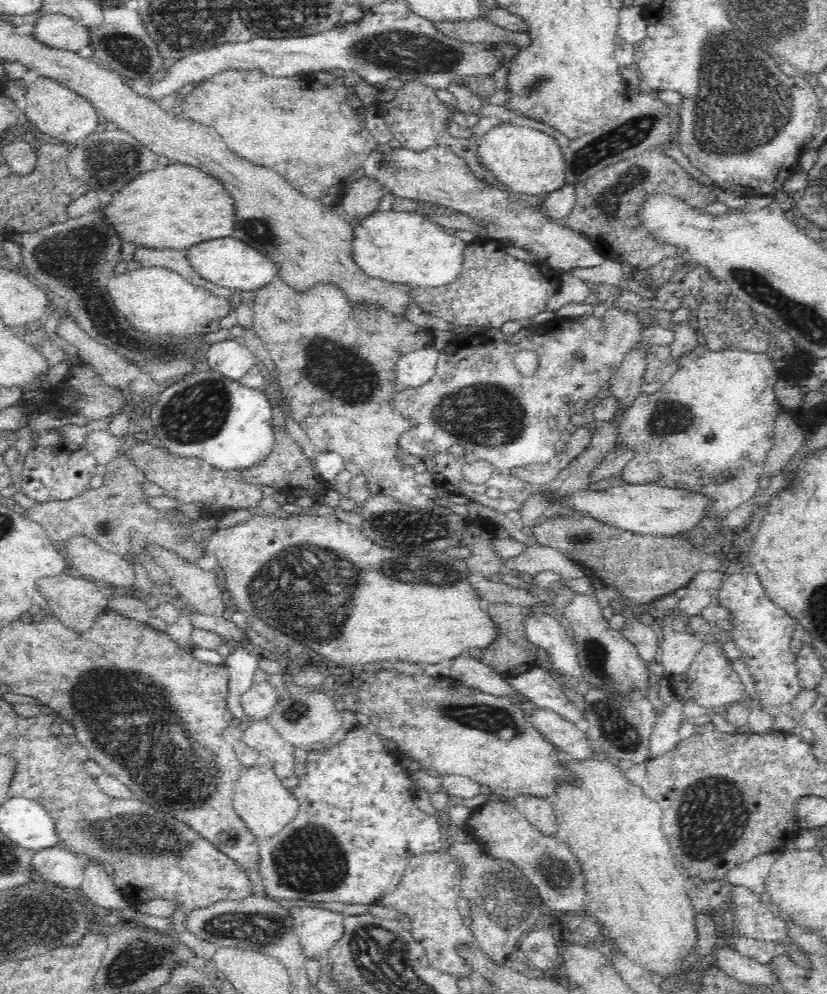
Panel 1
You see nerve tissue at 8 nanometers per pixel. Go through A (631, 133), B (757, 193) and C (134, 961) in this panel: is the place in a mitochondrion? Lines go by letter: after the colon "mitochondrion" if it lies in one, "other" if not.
A: mitochondrion
B: other
C: mitochondrion

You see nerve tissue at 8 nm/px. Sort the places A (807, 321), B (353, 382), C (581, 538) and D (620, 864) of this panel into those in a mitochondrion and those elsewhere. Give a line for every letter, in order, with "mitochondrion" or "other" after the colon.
A: mitochondrion
B: mitochondrion
C: mitochondrion
D: other

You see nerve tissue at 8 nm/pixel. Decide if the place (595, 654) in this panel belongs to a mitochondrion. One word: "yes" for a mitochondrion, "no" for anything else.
yes

